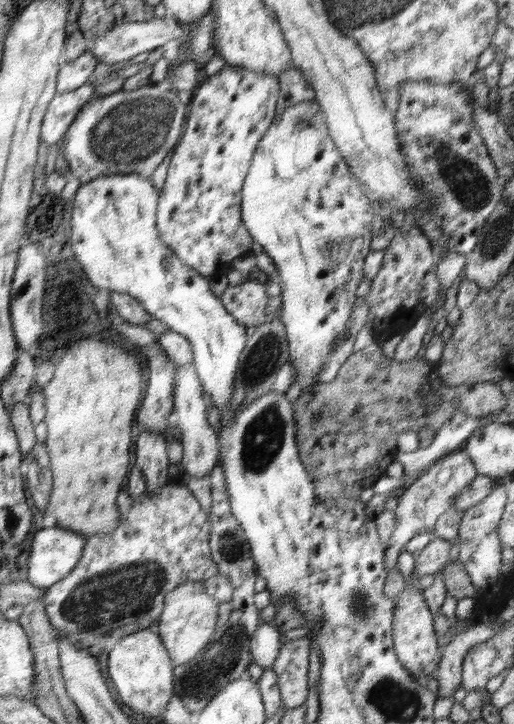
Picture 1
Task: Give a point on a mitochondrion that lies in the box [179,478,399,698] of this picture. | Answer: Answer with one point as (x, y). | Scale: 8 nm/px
(361, 607)

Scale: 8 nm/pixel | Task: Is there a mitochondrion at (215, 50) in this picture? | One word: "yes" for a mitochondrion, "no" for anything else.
no

